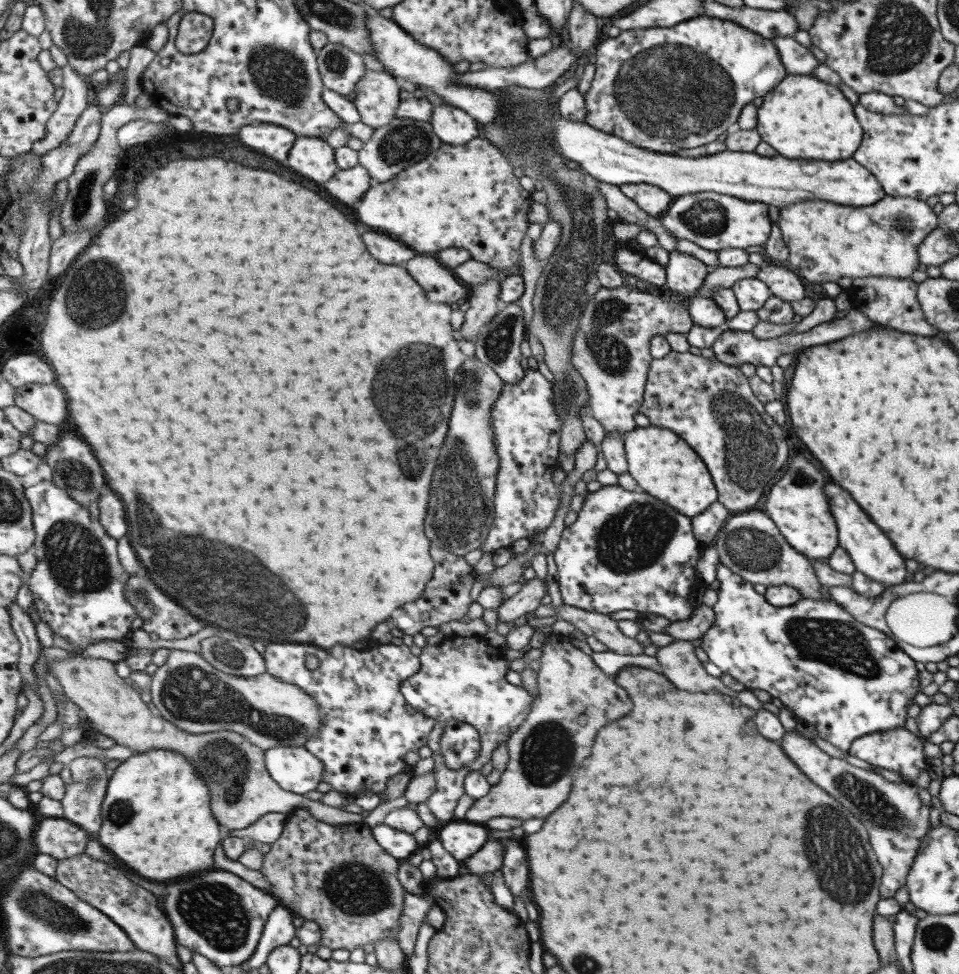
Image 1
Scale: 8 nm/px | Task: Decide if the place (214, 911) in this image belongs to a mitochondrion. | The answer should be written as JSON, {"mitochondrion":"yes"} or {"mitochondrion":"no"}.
{"mitochondrion":"yes"}

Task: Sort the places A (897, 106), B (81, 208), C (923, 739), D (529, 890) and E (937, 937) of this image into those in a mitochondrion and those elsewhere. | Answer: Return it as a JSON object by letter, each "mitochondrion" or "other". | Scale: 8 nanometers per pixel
{"A":"other","B":"mitochondrion","C":"other","D":"other","E":"mitochondrion"}

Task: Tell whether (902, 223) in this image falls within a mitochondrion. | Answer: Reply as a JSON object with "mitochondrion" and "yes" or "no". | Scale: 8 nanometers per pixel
{"mitochondrion":"yes"}

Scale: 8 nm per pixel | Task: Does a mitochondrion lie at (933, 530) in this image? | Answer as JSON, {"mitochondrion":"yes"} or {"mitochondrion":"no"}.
{"mitochondrion":"no"}

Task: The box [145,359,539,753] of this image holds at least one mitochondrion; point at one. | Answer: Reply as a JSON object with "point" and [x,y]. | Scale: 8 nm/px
{"point":[192,694]}

